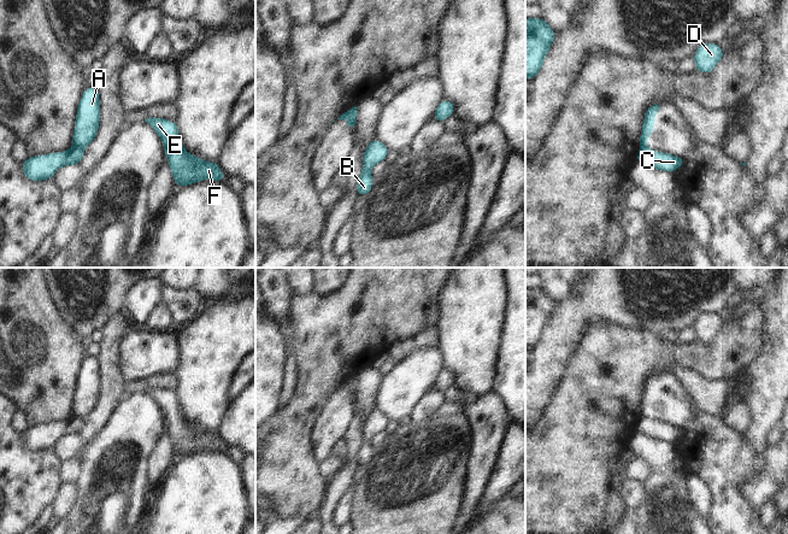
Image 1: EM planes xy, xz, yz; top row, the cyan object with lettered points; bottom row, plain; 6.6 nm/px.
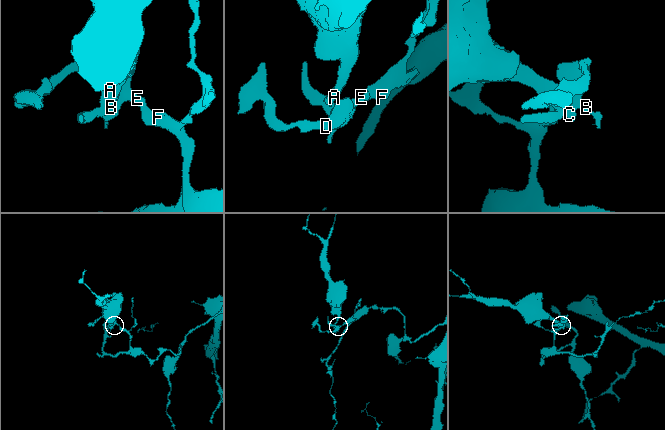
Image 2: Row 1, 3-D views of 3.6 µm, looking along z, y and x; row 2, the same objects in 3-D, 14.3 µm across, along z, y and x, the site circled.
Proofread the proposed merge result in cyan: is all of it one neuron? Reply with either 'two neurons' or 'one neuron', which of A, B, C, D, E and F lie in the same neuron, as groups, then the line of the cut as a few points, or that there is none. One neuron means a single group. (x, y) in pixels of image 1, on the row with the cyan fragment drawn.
two neurons; A / B C D E F; cut in xy along (72, 146), (80, 147), (83, 151)

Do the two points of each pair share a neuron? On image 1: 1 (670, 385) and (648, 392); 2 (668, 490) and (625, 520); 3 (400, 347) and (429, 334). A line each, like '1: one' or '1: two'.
1: one
2: two
3: one

